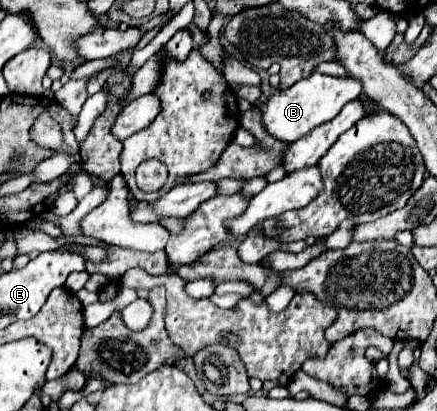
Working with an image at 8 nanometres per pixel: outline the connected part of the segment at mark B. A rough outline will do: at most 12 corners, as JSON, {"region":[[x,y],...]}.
{"region":[[321,72],[259,106],[279,142],[333,120],[361,94],[355,78]]}

